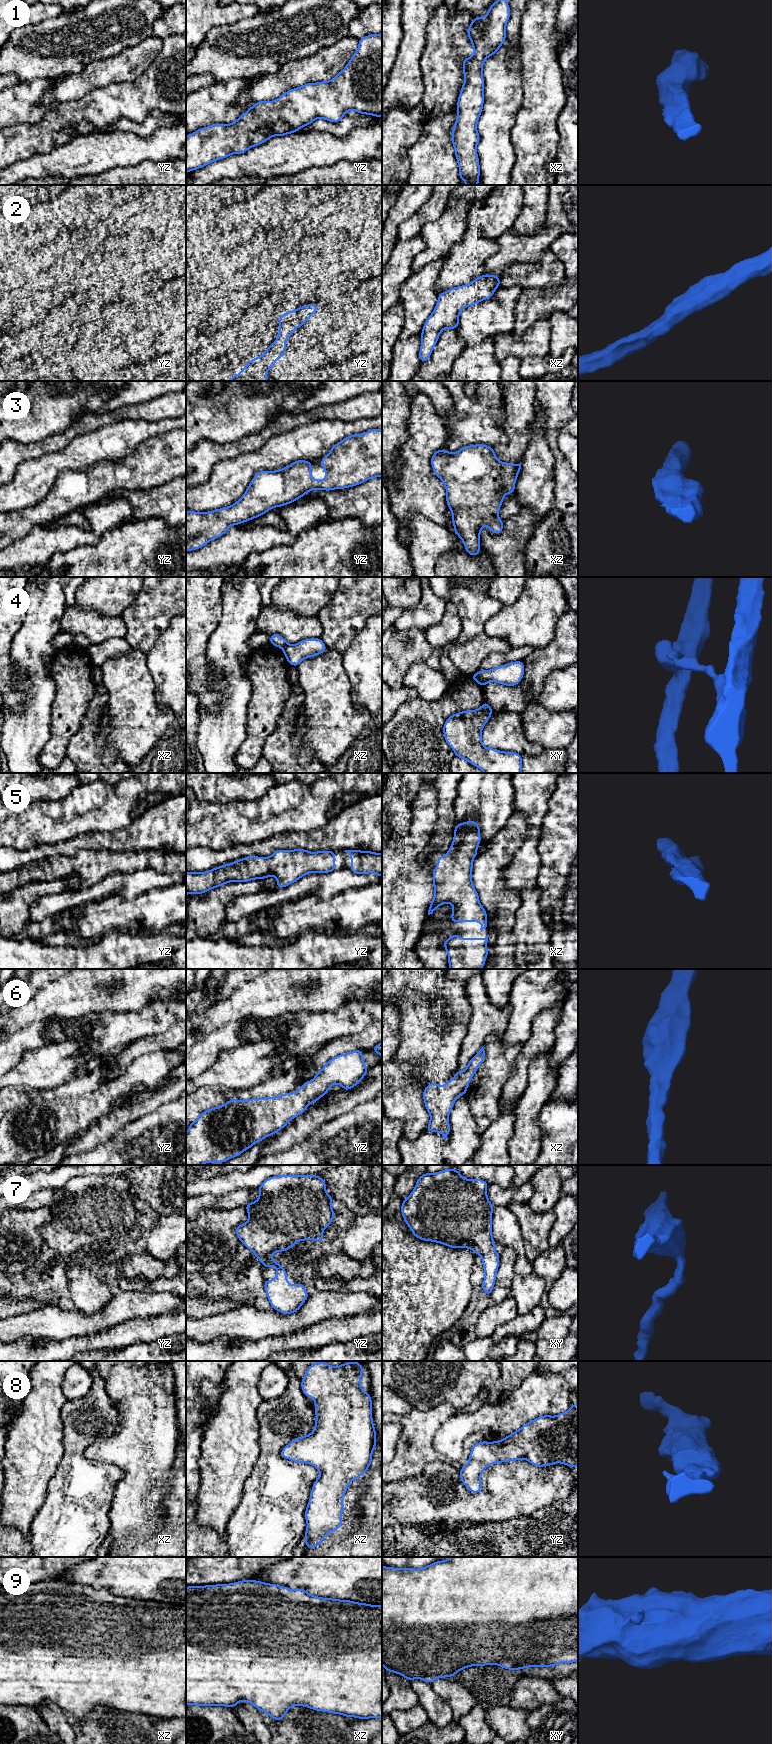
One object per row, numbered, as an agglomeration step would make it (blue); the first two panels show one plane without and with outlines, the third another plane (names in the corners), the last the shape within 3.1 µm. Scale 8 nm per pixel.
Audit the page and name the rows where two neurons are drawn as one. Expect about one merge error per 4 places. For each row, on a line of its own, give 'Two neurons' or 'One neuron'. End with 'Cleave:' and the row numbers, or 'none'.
1: One neuron
2: One neuron
3: One neuron
4: Two neurons
5: One neuron
6: One neuron
7: One neuron
8: One neuron
9: One neuron
Cleave: 4

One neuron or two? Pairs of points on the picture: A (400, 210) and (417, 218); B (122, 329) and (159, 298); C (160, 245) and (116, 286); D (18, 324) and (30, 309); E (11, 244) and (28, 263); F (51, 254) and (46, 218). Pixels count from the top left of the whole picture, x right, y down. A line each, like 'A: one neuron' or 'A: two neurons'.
A: two neurons
B: one neuron
C: one neuron
D: one neuron
E: two neurons
F: two neurons

